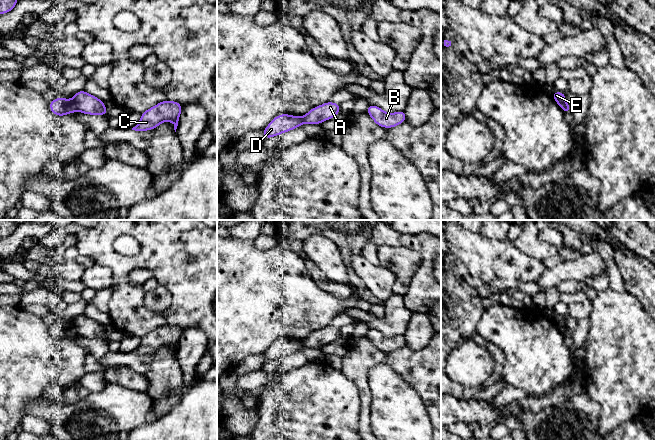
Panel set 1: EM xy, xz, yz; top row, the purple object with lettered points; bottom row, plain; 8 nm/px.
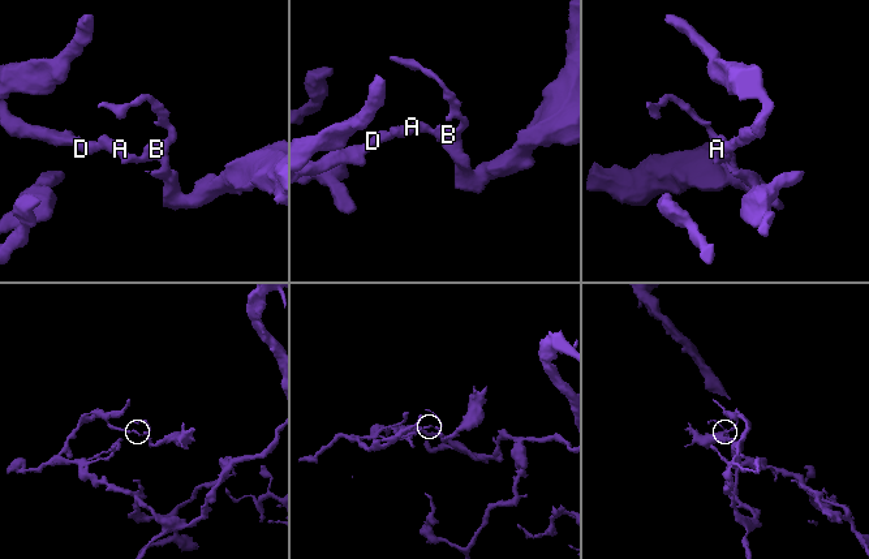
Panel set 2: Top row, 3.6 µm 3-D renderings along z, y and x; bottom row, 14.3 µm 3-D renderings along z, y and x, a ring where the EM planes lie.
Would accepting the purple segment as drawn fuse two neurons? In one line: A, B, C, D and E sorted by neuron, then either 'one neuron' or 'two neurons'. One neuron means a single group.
A B C E / D | two neurons

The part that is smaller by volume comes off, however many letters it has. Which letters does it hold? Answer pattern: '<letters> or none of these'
A, B, C, E

